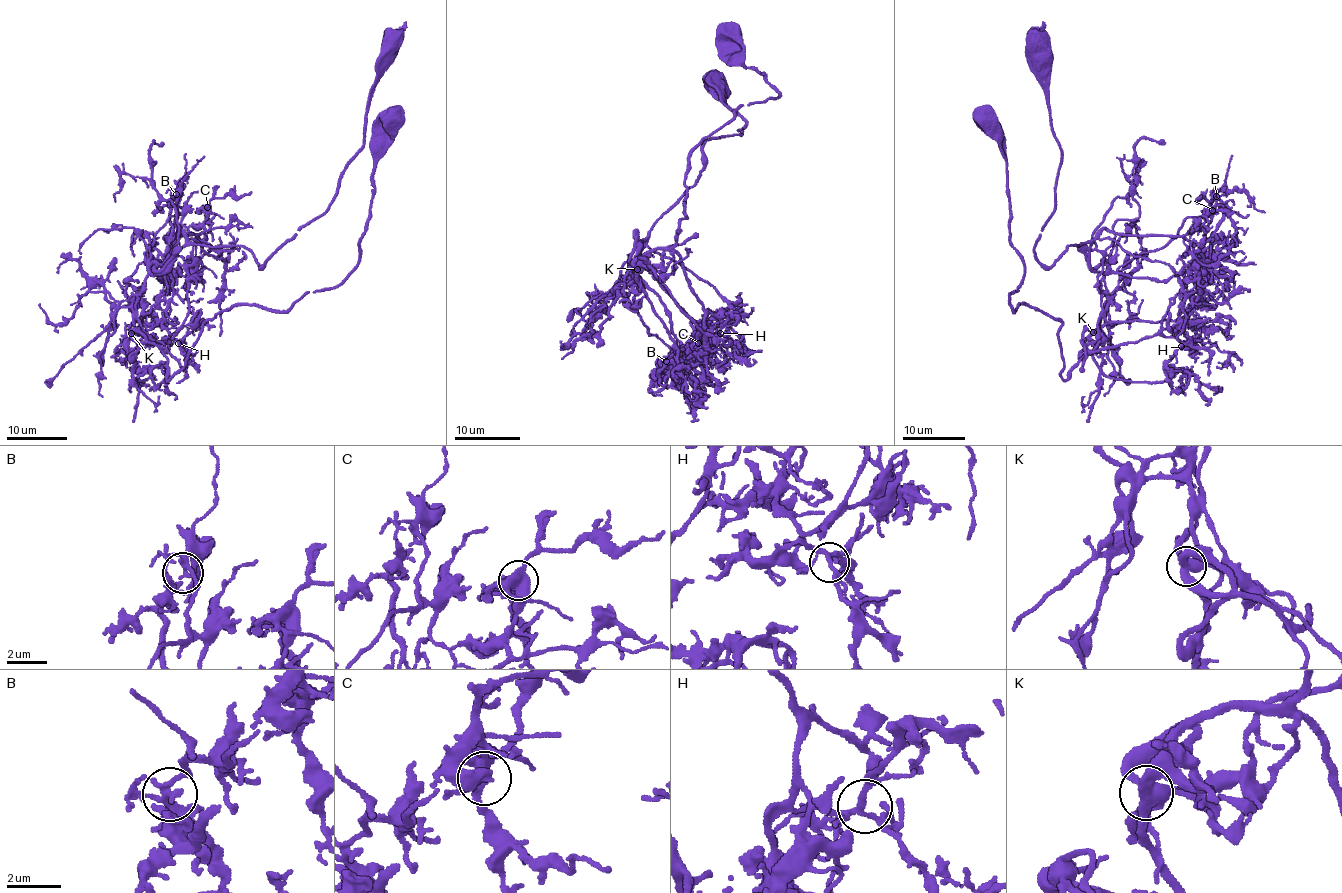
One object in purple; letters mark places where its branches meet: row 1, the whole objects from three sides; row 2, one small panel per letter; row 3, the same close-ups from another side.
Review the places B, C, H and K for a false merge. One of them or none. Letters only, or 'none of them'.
K

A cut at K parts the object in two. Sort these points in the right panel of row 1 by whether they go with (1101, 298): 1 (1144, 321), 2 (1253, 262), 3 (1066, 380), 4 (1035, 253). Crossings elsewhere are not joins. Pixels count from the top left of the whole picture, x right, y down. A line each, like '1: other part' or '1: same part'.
1: other part
2: same part
3: other part
4: same part

